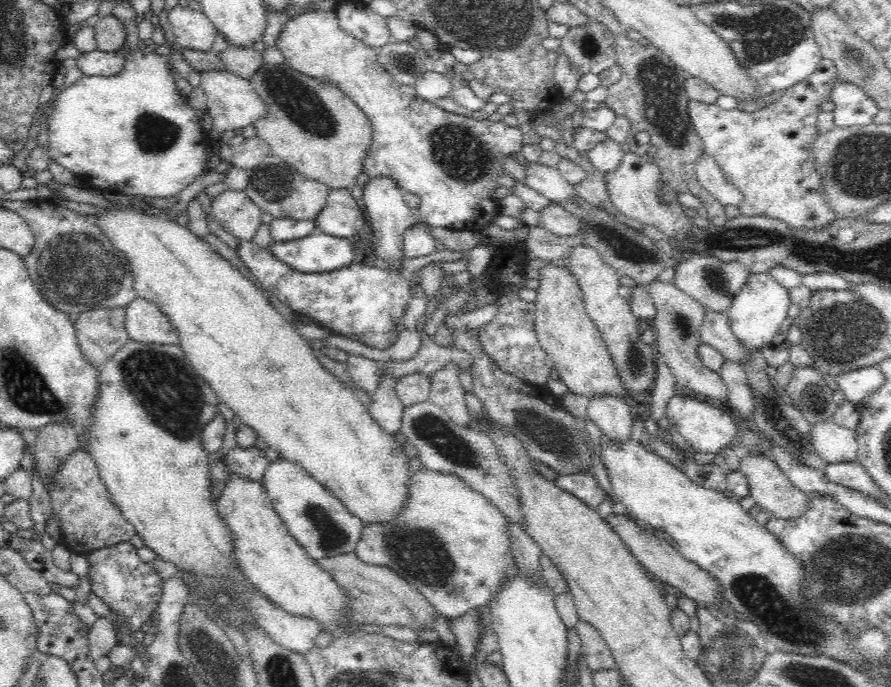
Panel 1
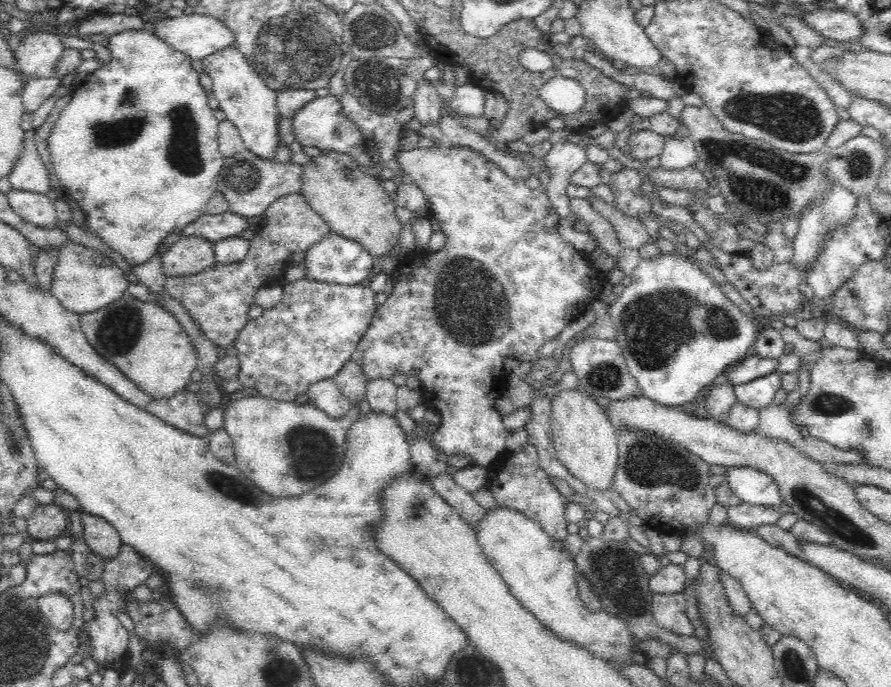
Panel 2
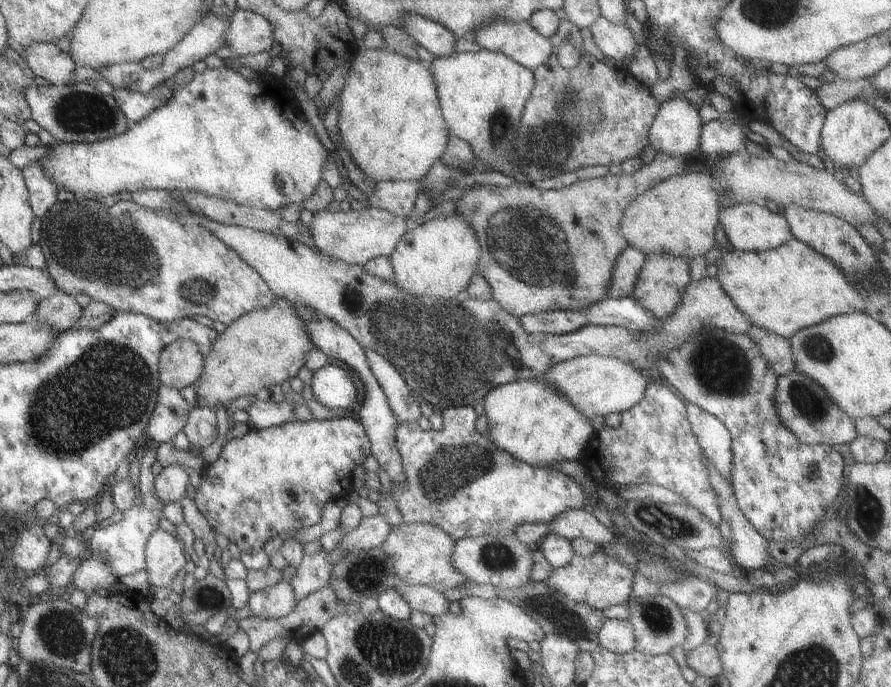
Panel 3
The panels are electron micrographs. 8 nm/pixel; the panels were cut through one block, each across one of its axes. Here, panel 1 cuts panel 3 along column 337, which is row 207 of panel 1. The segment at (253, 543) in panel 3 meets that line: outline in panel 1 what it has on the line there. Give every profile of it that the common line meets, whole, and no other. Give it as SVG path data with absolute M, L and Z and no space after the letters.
M335 10L306 12L290 18L278 34L275 44L284 55L285 62L307 76L338 86L369 120L370 148L364 158L363 170L370 177L388 175L396 180L405 192L417 194L420 198L420 203L414 211L417 223L426 222L433 228L478 231L492 224L494 216L499 214L498 198L495 197L498 186L495 180L505 172L502 157L513 156L514 152L521 151L521 130L504 122L494 123L488 119L478 120L450 113L422 99L414 87L394 82L390 74L380 66L376 49L342 31Z

